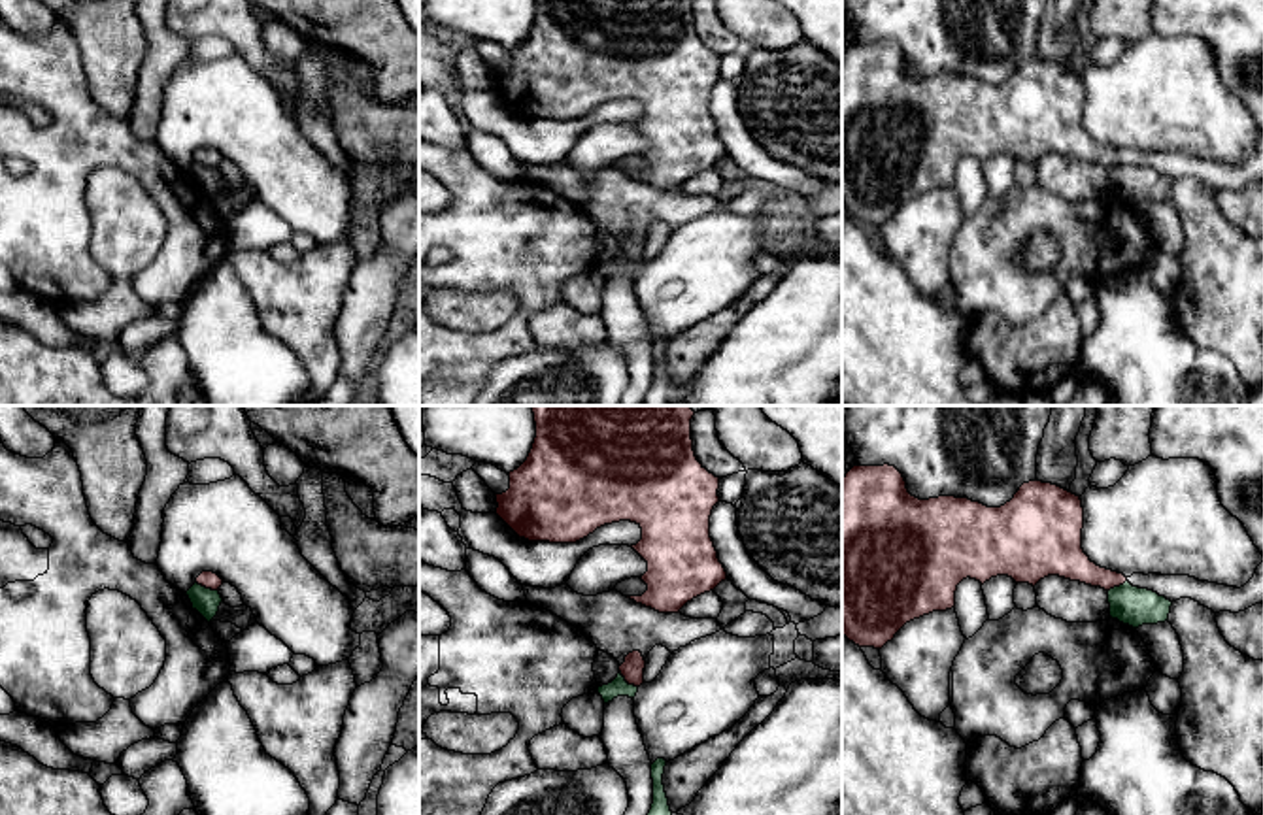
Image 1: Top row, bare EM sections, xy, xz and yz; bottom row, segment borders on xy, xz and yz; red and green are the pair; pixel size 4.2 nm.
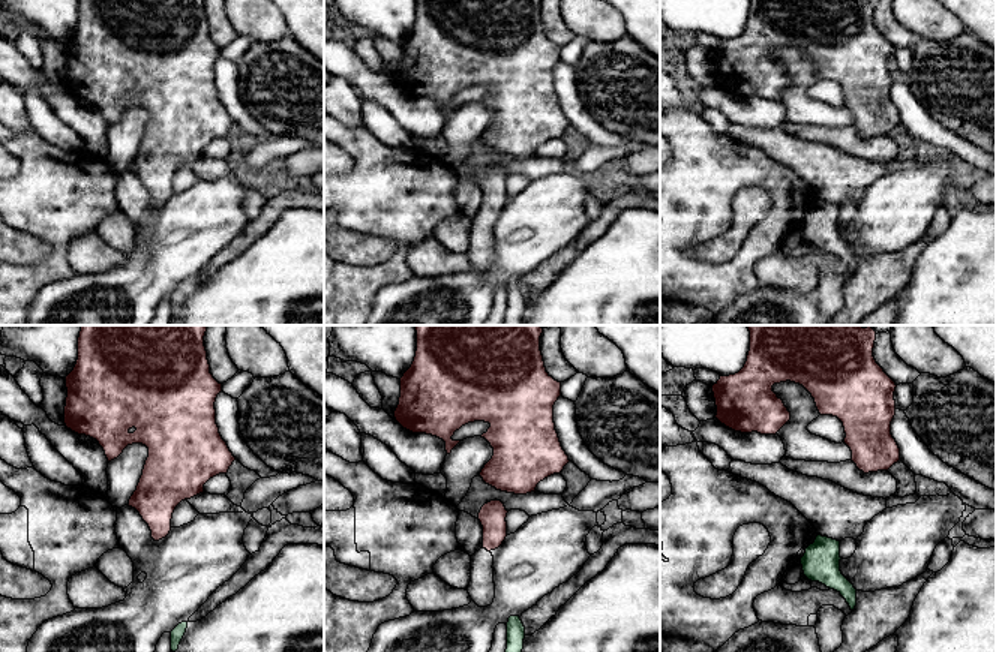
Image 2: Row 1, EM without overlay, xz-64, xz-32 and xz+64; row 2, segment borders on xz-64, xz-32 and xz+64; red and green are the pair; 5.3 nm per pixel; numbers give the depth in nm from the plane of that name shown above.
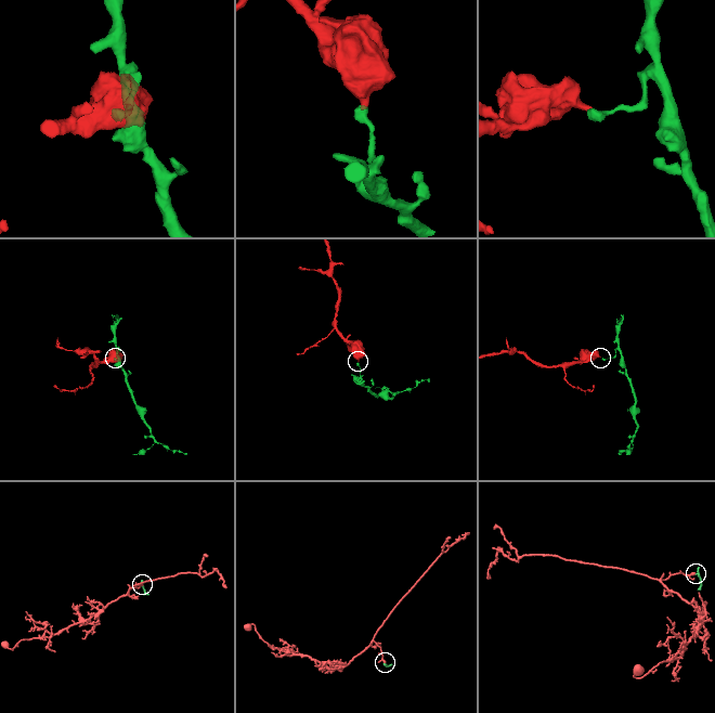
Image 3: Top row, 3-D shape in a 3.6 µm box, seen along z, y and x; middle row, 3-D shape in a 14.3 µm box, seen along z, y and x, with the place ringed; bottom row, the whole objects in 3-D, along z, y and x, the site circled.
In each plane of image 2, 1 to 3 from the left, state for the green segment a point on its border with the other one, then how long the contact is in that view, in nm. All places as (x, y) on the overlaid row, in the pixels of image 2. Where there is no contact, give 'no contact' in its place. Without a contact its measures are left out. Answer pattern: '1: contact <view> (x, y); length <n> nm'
1: no contact
2: no contact
3: no contact

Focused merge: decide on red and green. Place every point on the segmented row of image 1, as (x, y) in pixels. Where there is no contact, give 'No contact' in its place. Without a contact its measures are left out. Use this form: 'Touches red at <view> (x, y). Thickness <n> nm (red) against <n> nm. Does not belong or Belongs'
Touches red at xy (208, 587). Thickness 70 nm (red) against 110 nm. Does not belong

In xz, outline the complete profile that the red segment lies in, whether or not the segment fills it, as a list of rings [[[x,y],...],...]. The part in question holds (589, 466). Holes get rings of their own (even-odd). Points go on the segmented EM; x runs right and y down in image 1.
[[[530,406],[536,423],[536,438],[527,460],[514,472],[510,472],[510,489],[497,496],[497,515],[519,536],[529,541],[549,541],[549,543],[576,543],[597,528],[619,521],[636,523],[642,528],[642,540],[631,545],[646,562],[648,572],[640,577],[648,590],[642,596],[627,596],[636,604],[651,607],[659,613],[680,613],[680,609],[693,598],[714,590],[721,581],[727,579],[727,572],[717,558],[717,551],[710,538],[710,515],[714,506],[719,502],[717,489],[719,477],[710,474],[695,457],[691,440],[691,419],[695,411],[689,406]]]

